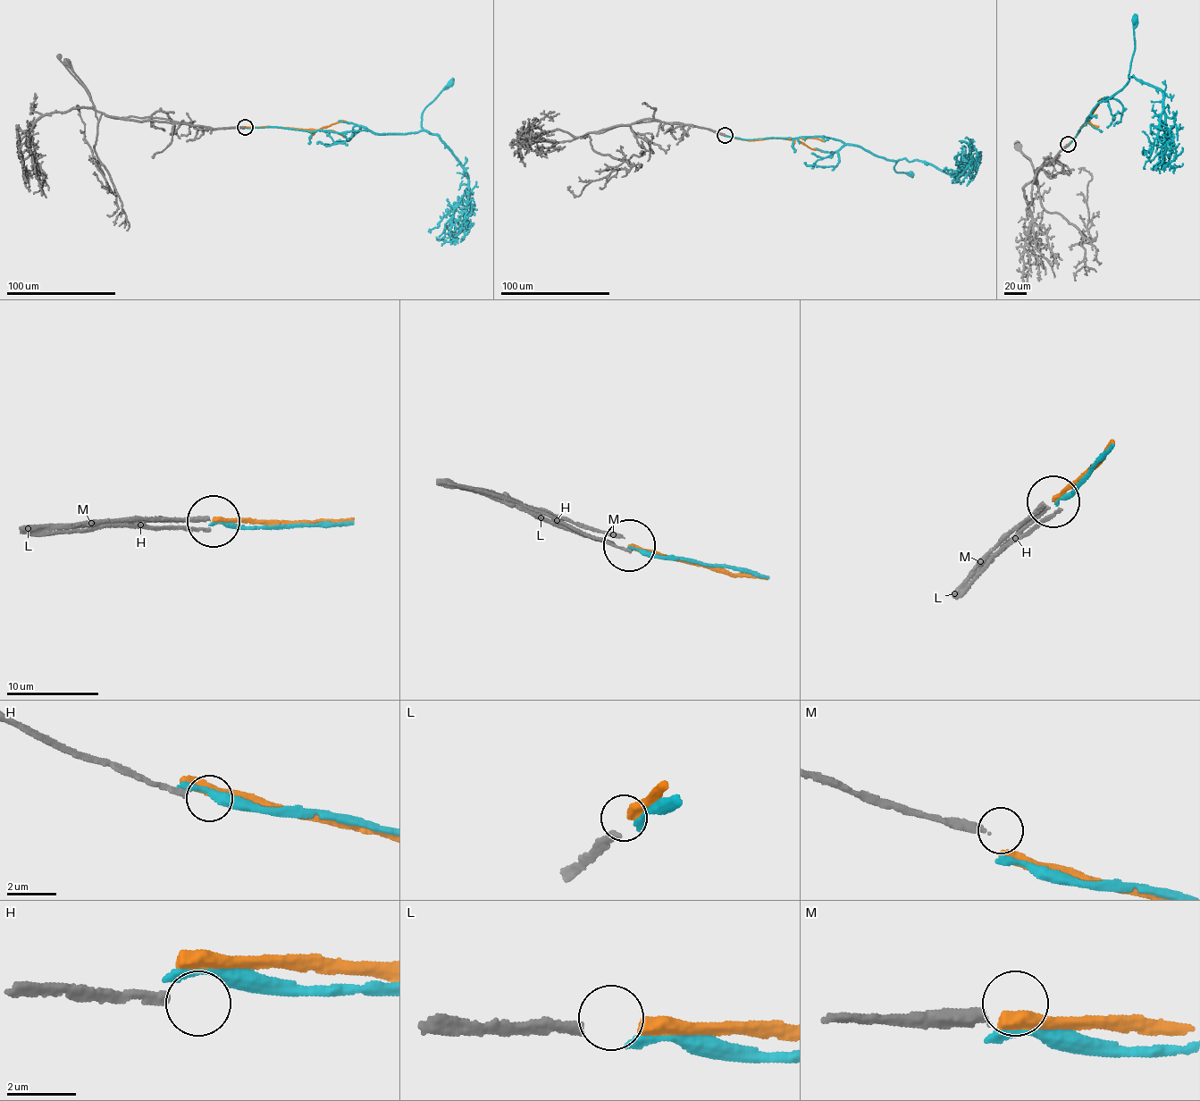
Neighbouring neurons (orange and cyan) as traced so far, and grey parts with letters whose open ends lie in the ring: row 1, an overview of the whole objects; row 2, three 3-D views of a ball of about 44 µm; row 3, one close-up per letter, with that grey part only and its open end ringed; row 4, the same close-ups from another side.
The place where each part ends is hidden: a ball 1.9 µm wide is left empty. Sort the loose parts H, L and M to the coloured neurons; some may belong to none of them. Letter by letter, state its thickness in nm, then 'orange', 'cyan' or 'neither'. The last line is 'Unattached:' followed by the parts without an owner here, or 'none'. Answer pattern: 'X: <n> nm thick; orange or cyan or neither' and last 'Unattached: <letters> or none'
H: 220 nm thick; neither
L: 280 nm thick; orange
M: 360 nm thick; neither
Unattached: H, M

